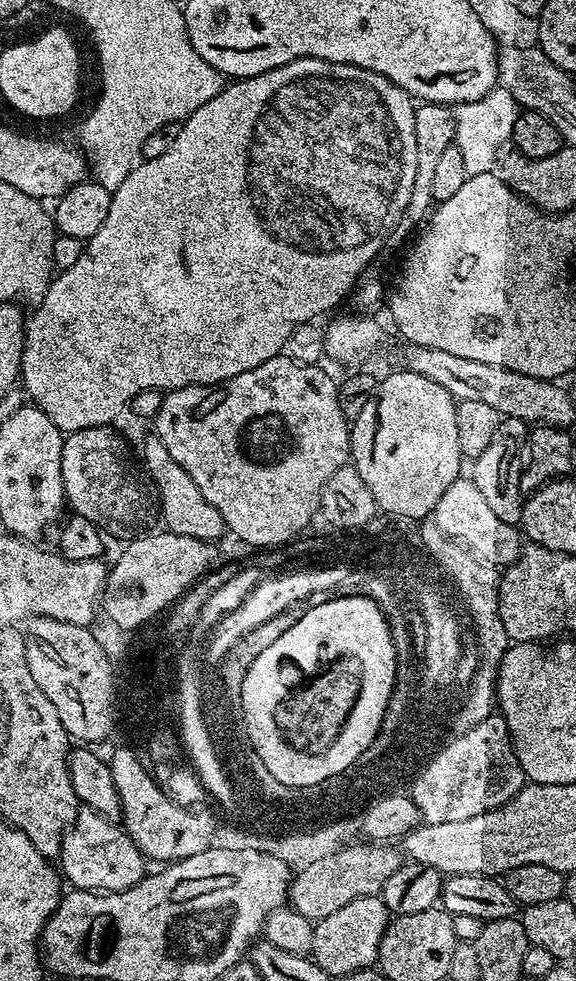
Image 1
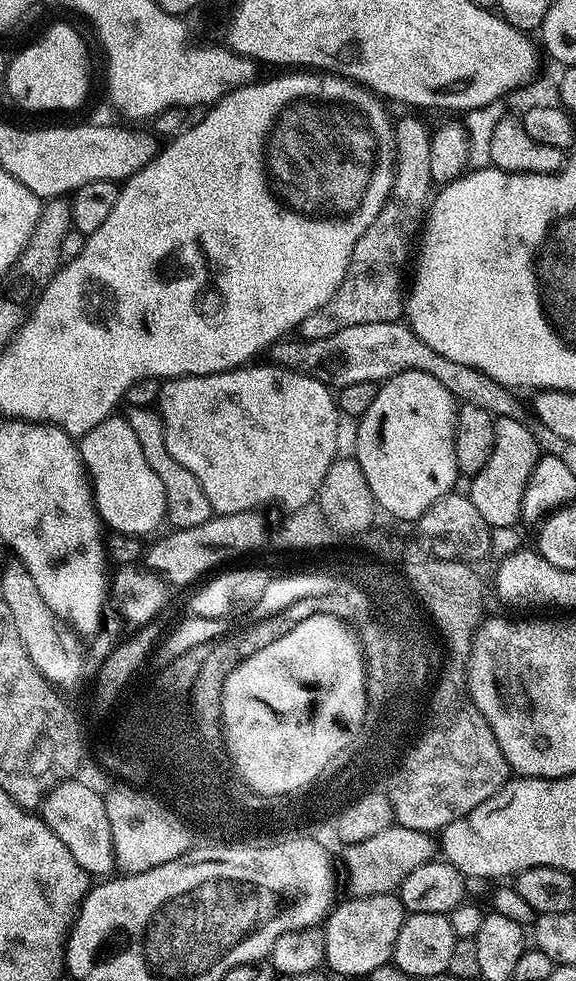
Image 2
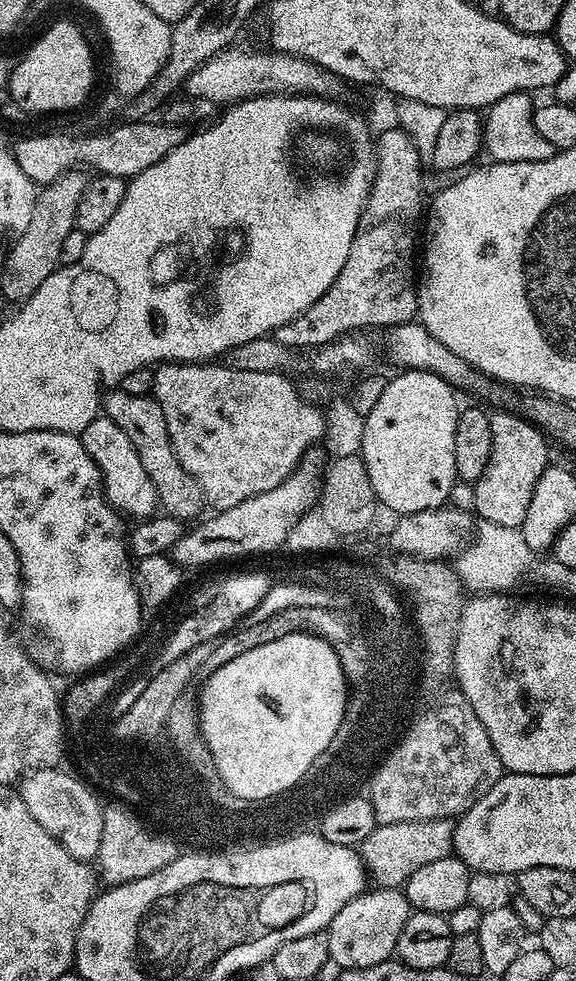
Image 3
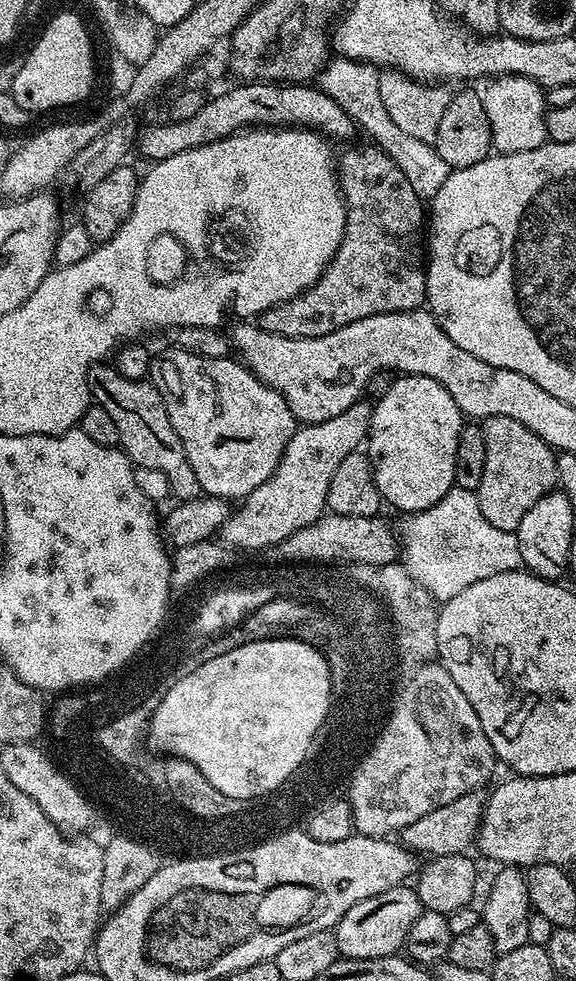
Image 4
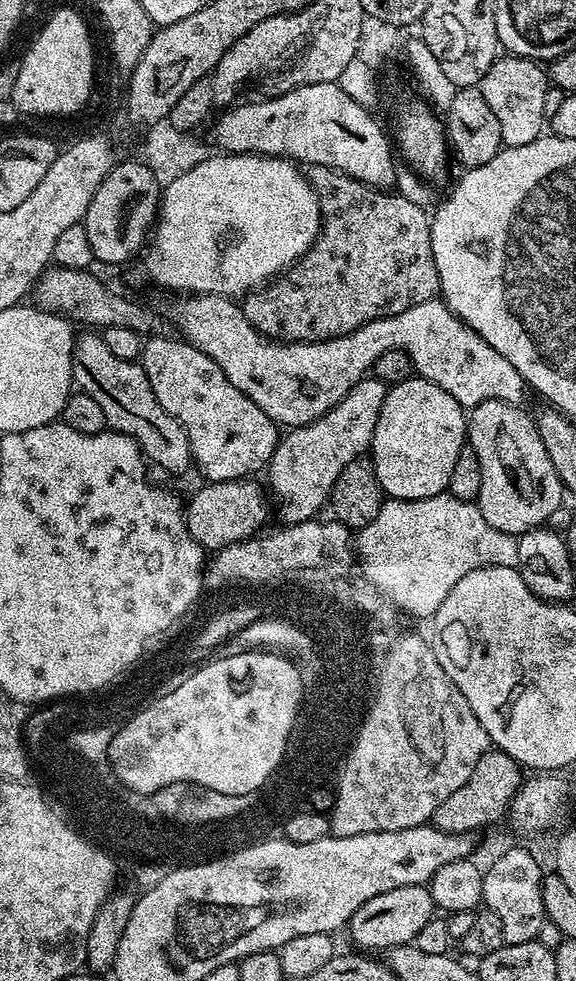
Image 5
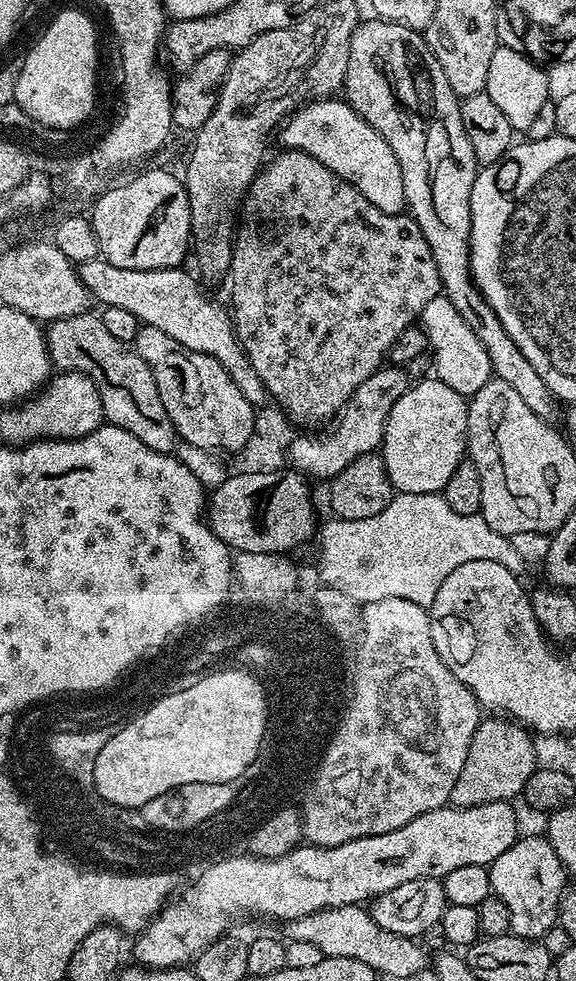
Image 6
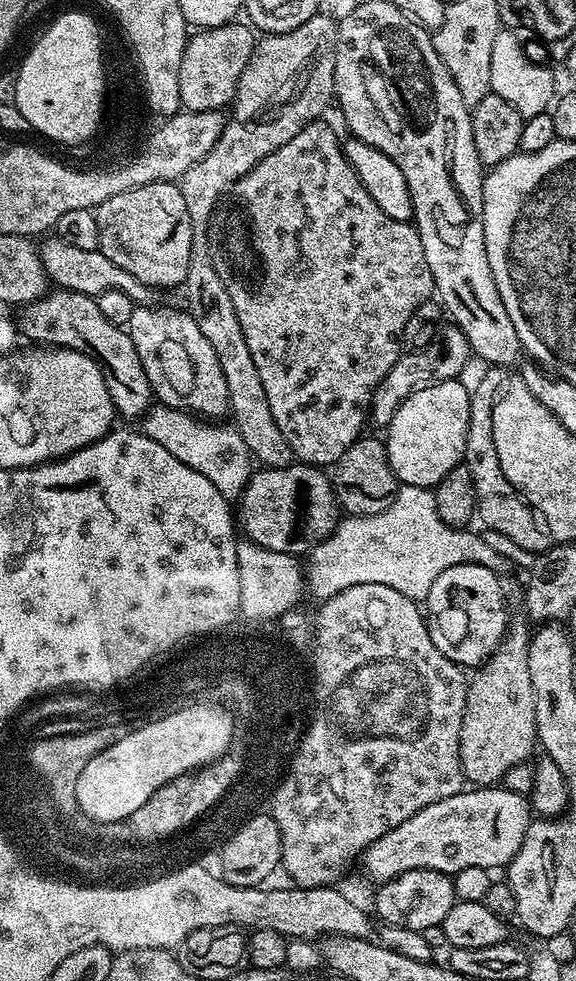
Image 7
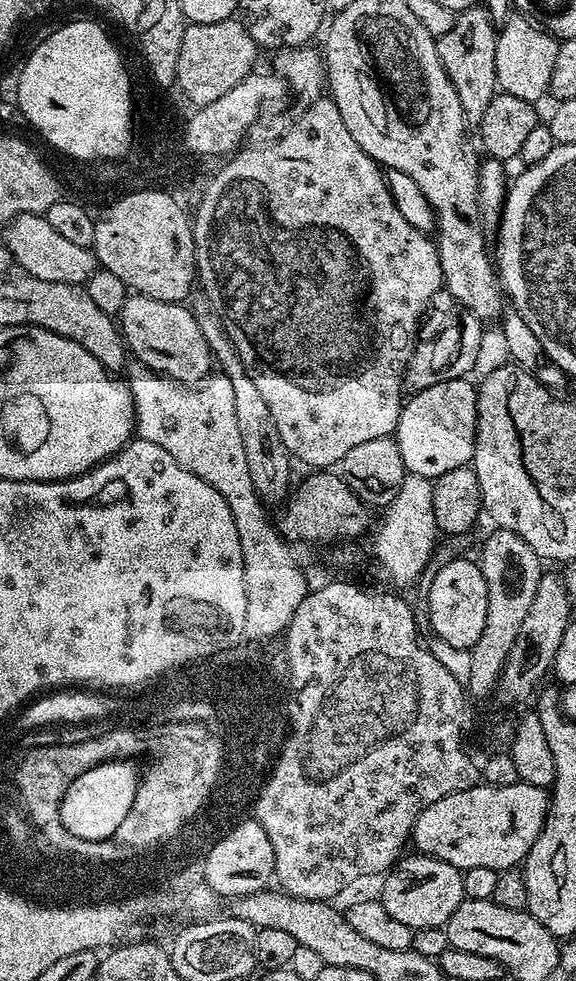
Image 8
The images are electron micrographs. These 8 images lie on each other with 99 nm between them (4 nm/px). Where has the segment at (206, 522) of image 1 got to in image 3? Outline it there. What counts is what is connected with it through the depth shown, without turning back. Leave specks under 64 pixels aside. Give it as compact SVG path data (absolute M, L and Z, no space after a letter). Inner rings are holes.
M108 390L102 396L102 412L118 422L118 427L126 433L126 438L134 442L134 450L138 450L138 458L142 458L142 466L146 466L146 474L156 487L156 498L163 515L183 522L195 521L201 515L199 512L206 508L204 491L185 470L182 462L178 462L162 406L158 406L151 395L135 396L119 390Z

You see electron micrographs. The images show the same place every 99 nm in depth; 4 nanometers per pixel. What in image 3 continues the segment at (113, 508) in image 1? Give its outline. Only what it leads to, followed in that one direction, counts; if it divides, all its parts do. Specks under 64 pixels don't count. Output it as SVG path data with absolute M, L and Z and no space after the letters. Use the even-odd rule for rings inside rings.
M103 414L96 416L94 422L90 422L90 426L79 433L79 438L82 446L100 467L109 503L125 517L151 517L158 508L156 487L146 474L146 466L142 466L142 458L138 458L138 450L134 450L134 442L126 438L126 433L118 427L118 422Z

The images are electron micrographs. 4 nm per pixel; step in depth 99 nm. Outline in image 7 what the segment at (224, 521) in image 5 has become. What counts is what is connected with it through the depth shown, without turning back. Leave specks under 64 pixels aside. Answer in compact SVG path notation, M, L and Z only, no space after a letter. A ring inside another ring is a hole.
M293 462L286 467L253 471L238 499L236 516L243 535L253 544L302 556L333 533L340 521L340 507L331 477L321 467Z

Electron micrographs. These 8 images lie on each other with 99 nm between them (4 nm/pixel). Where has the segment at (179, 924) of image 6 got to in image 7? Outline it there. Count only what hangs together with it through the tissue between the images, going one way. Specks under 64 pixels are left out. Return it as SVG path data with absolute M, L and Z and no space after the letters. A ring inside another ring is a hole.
M476 786L418 810L414 818L406 818L390 834L382 834L364 851L362 865L375 882L393 880L398 874L406 874L406 870L423 868L449 874L466 870L466 866L503 869L518 854L529 823L530 804L525 797L503 786Z

